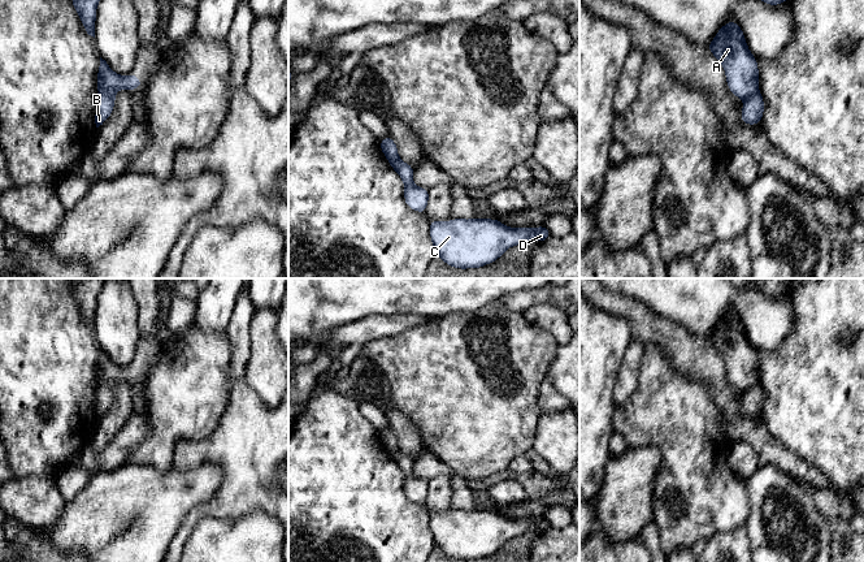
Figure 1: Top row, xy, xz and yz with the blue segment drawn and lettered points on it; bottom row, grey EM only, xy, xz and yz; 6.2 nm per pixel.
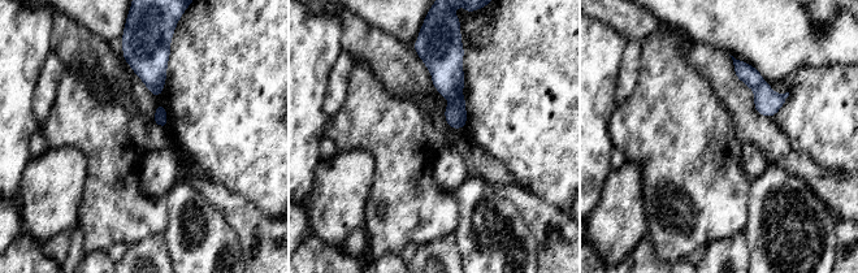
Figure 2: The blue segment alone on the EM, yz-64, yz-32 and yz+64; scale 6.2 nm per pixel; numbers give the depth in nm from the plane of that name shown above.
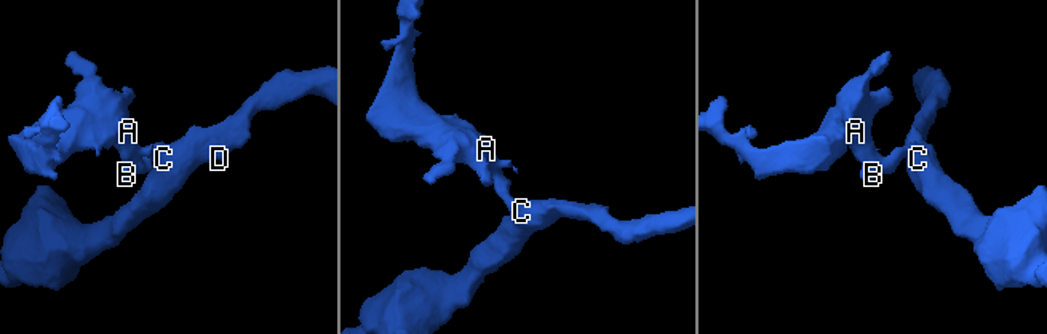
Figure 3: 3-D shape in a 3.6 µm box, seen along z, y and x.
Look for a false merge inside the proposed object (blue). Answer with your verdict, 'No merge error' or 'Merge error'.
Merge error

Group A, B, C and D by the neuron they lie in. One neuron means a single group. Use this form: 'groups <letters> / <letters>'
groups A / B C D

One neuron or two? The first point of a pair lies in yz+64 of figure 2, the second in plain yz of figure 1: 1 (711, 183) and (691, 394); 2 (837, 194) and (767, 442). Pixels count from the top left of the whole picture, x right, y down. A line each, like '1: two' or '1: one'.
1: one
2: one

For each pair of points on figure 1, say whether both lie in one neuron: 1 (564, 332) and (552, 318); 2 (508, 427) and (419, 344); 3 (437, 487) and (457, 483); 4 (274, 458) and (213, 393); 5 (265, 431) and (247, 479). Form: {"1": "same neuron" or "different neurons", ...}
{"1": "same neuron", "2": "same neuron", "3": "different neurons", "4": "different neurons", "5": "same neuron"}

